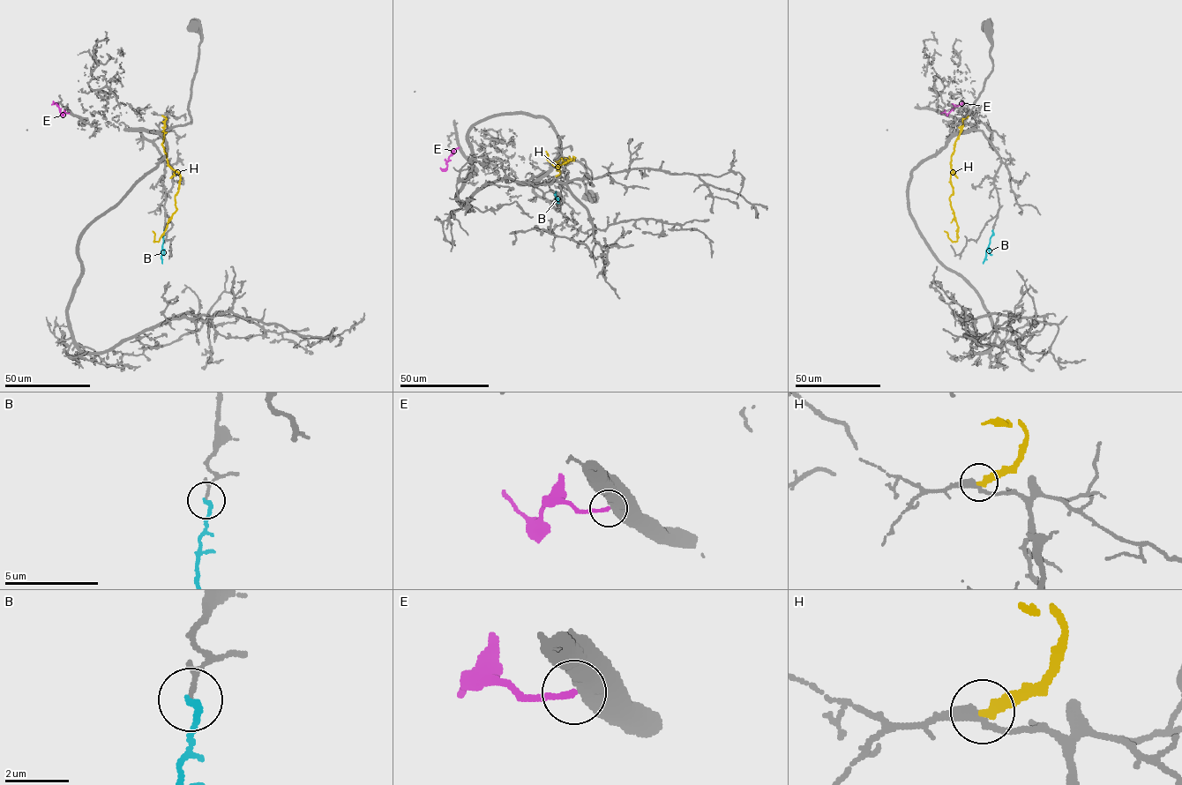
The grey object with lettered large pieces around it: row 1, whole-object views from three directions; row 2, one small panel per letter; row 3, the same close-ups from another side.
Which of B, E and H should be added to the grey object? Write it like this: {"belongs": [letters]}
{"belongs": ["B"]}

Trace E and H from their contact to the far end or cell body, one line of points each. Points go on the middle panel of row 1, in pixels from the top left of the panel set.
E: (459, 147), (449, 156), (445, 168), (440, 168)
H: (556, 175), (560, 171), (556, 162), (574, 158), (552, 164), (545, 151)

